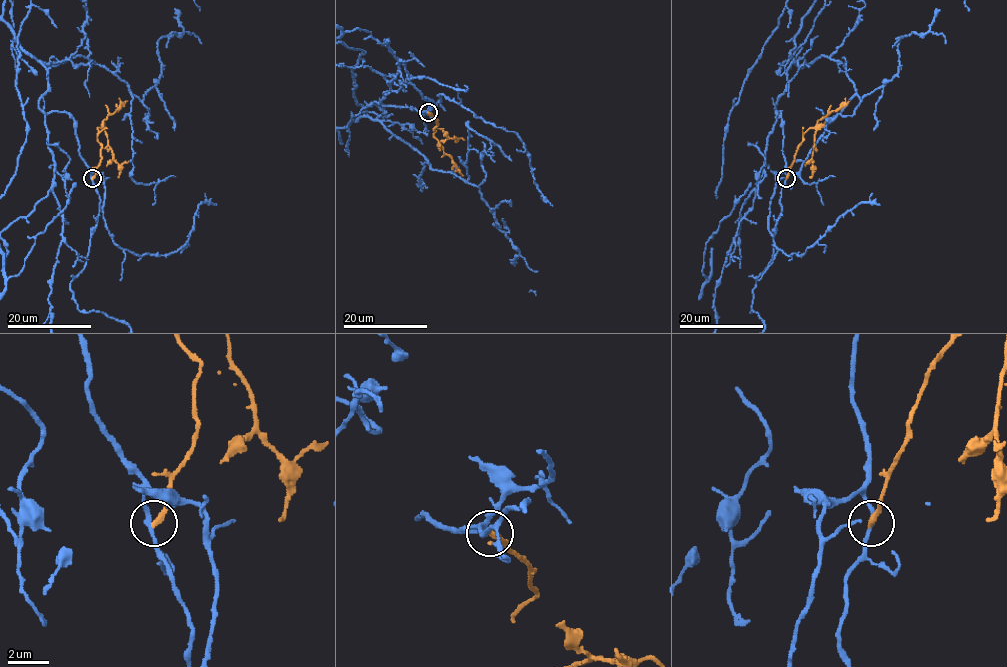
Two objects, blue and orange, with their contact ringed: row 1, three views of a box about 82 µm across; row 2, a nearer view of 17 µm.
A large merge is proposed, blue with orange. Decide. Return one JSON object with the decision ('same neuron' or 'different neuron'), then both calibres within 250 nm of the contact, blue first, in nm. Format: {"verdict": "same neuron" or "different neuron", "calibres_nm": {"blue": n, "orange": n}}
{"verdict": "different neuron", "calibres_nm": {"blue": 200, "orange": 300}}

